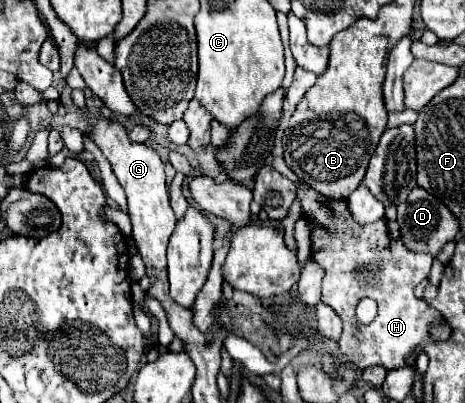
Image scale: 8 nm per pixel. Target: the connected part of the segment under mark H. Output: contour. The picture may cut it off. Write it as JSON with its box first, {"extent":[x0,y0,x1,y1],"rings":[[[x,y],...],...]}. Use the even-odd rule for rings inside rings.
{"extent":[296,181,444,369],"rings":[[[298,181],[296,197],[310,227],[312,259],[324,271],[322,301],[344,321],[344,331],[338,339],[342,355],[356,369],[372,365],[382,365],[386,369],[404,367],[412,347],[430,341],[430,323],[444,319],[426,301],[414,297],[414,287],[428,277],[434,257],[430,257],[430,253],[412,253],[404,247],[402,239],[392,239],[386,219],[366,225],[356,223],[346,201],[334,201],[304,181]],[[364,297],[378,303],[378,315],[370,325],[358,323],[356,319],[356,305]]]}

